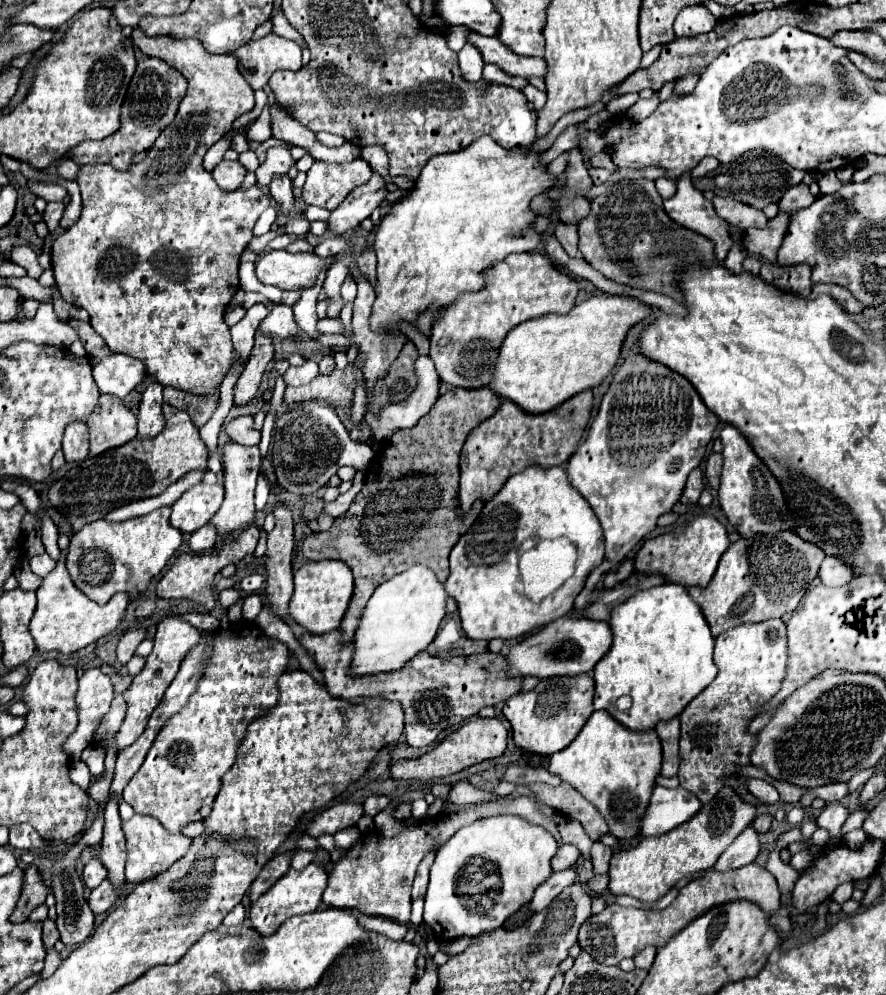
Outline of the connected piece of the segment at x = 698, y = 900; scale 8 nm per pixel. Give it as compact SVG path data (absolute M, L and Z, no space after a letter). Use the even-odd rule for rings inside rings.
M754 862L738 870L728 870L728 872L708 870L704 878L694 880L688 886L684 886L678 898L674 900L674 904L664 910L638 910L638 908L622 908L618 904L608 904L600 914L590 916L582 924L578 942L582 950L586 950L598 962L606 966L616 966L624 958L634 958L646 946L662 948L672 936L676 936L676 932L680 932L692 920L696 920L696 916L702 916L708 908L728 904L732 900L754 902L768 916L774 916L780 910L780 890L778 890L776 878Z

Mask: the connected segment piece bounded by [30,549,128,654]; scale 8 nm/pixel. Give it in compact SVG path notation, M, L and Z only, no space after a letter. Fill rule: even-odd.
M68 549L61 551L61 557L56 562L56 568L44 578L38 594L38 606L34 612L34 618L30 622L30 634L36 642L36 648L40 654L46 652L60 652L60 654L70 654L76 652L110 632L118 628L118 624L124 620L126 606L128 606L128 594L120 592L116 594L108 604L100 606L92 602L88 596L84 596L72 582L70 574L66 569L66 557Z

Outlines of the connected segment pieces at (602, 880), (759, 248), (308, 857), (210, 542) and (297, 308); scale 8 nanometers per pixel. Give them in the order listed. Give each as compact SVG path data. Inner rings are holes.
M600 876L600 878L592 878L588 882L588 892L592 896L598 896L598 894L604 894L606 892L606 886L608 886L608 878L606 876Z
M780 212L764 228L748 228L744 236L744 246L750 254L760 254L762 258L774 262L776 252L784 240L788 228L788 216Z
M296 849L292 858L291 867L301 871L311 862L314 862L314 852Z
M206 524L202 526L200 530L196 530L192 536L190 536L190 548L194 552L206 552L210 548L214 548L216 544L216 528L212 528L212 524Z
M322 274L318 278L318 284L314 288L308 288L300 294L298 302L292 306L294 310L294 318L296 318L296 324L312 338L312 340L318 340L322 336L322 332L316 330L316 324L318 324L318 316L316 316L316 296L320 294L322 290L322 280L324 280L326 274Z

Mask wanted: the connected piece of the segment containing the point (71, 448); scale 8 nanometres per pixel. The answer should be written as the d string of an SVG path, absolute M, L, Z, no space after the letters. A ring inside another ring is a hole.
M72 422L64 430L62 450L66 462L82 462L88 456L88 426L84 422Z

